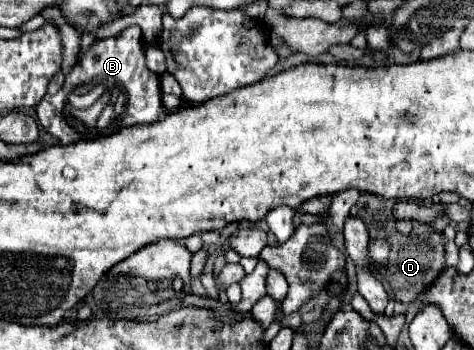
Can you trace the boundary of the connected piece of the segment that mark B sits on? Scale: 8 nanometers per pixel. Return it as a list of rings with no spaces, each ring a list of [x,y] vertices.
[[[137,25],[127,27],[115,37],[101,39],[93,43],[85,57],[73,67],[73,71],[65,77],[65,85],[59,93],[45,95],[35,107],[39,123],[57,137],[63,145],[71,145],[77,141],[85,141],[85,123],[73,123],[73,109],[89,109],[99,99],[99,95],[107,93],[109,89],[121,89],[121,101],[125,101],[125,111],[121,117],[121,127],[133,125],[149,125],[161,119],[163,101],[161,101],[161,79],[147,67],[145,61],[145,45],[141,37],[141,29]]]

